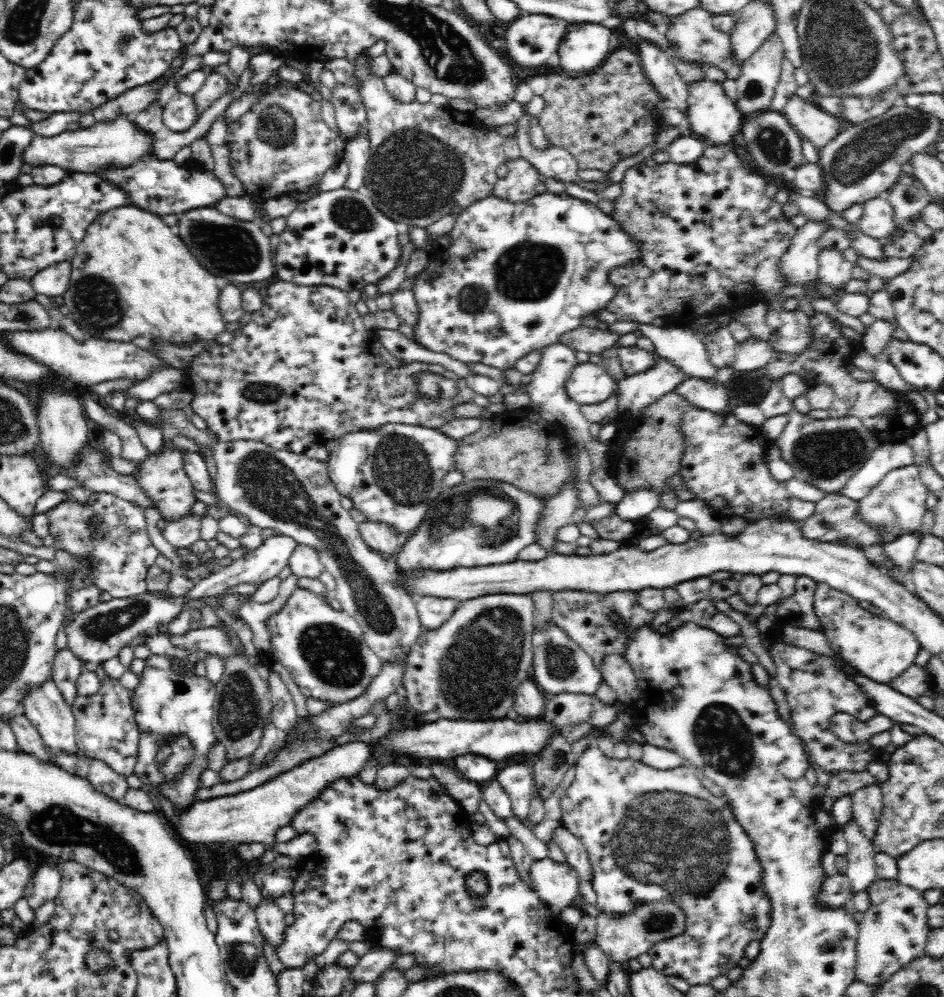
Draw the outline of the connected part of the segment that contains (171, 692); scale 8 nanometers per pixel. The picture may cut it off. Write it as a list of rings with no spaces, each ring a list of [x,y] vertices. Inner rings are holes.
[[[150,656],[145,661],[144,670],[137,675],[139,684],[131,691],[140,731],[134,773],[142,781],[142,788],[162,794],[178,811],[184,811],[196,802],[194,797],[202,787],[201,777],[208,769],[210,750],[218,740],[213,731],[217,689],[205,676],[176,673],[169,657]]]

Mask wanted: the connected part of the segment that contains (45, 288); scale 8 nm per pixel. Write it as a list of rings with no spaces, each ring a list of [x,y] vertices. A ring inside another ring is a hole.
[[[63,261],[36,272],[36,276],[32,276],[30,282],[37,294],[42,294],[49,298],[59,297],[67,292],[70,286],[71,274],[71,262]]]

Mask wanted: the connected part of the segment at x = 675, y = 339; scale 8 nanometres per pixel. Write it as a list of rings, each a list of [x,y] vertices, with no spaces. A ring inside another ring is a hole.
[[[640,323],[638,330],[651,340],[654,353],[677,366],[683,372],[684,379],[701,378],[721,384],[716,379],[717,368],[710,362],[702,338],[696,337],[692,329],[680,324],[661,328]]]

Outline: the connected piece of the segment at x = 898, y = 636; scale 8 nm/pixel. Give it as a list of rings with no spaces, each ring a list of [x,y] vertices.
[[[816,583],[813,609],[822,625],[821,631],[830,643],[831,652],[852,668],[857,668],[862,676],[880,684],[889,684],[914,665],[921,644],[910,630],[885,616],[873,615],[858,602],[853,596],[826,583]]]

